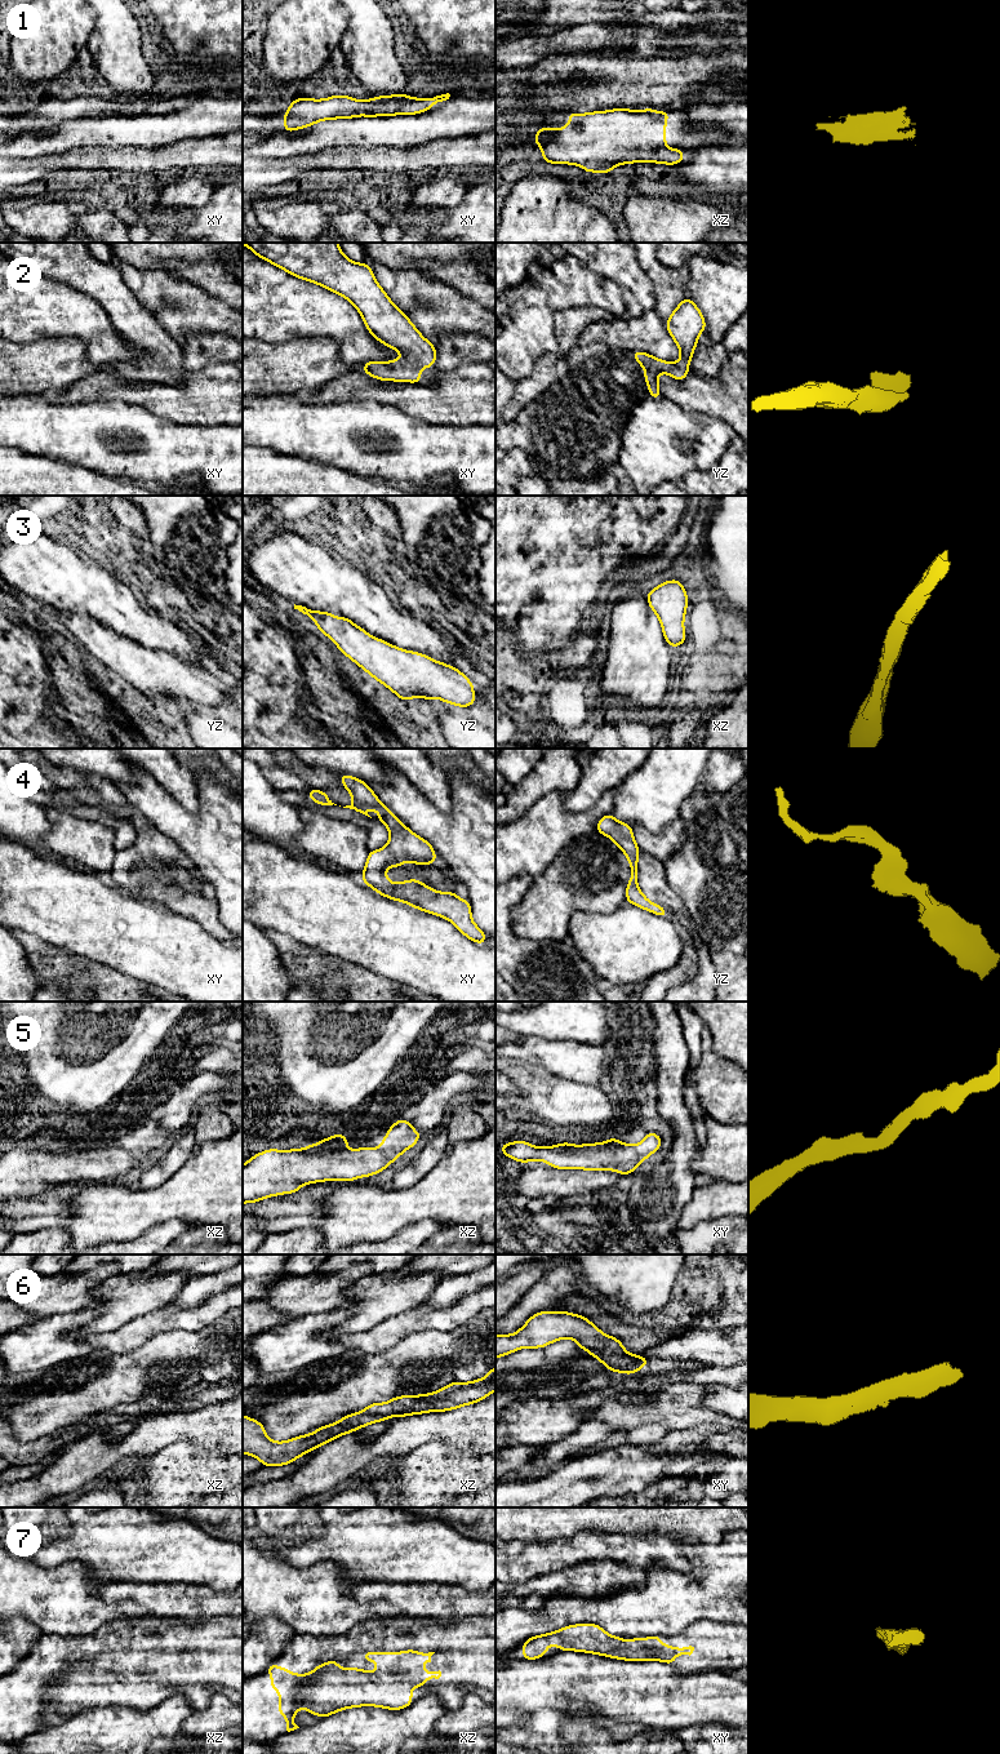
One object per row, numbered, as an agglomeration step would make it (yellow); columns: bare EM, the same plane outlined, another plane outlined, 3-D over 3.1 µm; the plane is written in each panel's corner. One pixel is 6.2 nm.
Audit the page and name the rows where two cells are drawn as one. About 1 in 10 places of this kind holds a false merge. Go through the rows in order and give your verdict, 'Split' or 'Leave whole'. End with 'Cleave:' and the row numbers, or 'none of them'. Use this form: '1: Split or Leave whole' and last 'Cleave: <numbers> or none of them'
1: Leave whole
2: Leave whole
3: Leave whole
4: Leave whole
5: Leave whole
6: Leave whole
7: Leave whole
Cleave: none of them

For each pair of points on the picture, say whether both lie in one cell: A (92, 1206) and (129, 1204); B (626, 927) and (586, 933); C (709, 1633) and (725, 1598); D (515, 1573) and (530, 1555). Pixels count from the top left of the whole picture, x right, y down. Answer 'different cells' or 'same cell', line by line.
A: same cell
B: same cell
C: different cells
D: same cell

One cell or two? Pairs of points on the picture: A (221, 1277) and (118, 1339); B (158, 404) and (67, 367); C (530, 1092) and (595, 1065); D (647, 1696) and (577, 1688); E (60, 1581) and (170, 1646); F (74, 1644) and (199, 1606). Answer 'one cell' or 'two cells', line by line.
A: two cells
B: two cells
C: two cells
D: one cell
E: two cells
F: two cells

